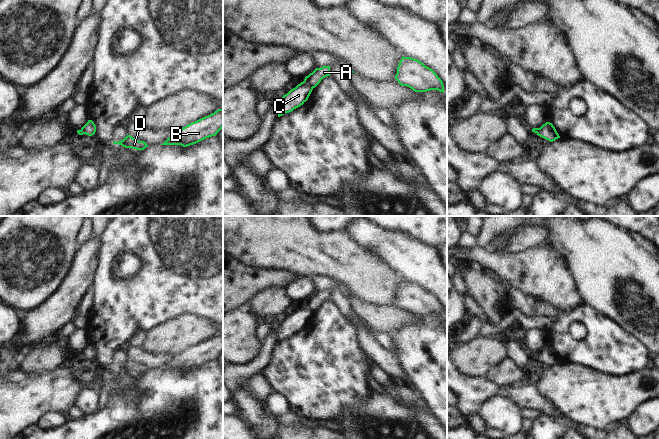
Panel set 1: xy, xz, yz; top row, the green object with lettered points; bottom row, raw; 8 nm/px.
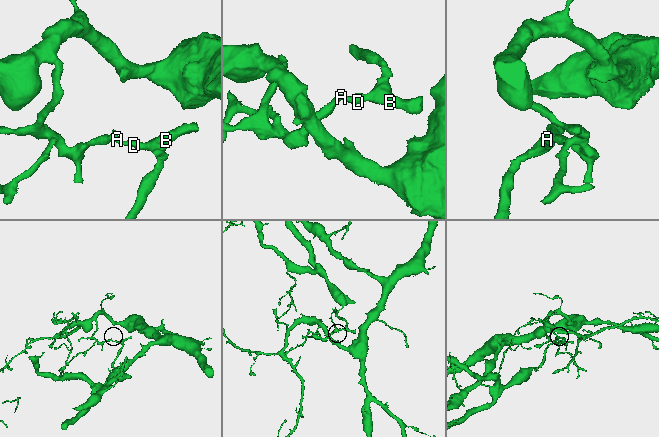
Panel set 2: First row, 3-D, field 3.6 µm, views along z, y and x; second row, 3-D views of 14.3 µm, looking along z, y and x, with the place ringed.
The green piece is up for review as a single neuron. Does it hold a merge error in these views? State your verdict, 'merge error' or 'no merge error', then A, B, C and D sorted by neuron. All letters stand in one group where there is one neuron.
merge error; A B D / C

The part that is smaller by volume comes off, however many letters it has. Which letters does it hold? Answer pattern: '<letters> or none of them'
A, B, D.

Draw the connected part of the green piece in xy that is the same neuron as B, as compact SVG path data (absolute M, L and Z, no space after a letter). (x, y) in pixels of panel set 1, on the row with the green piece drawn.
M218 109L214 113L174 131L161 145L181 145L187 147L206 138L216 136L222 128L223 109Z

